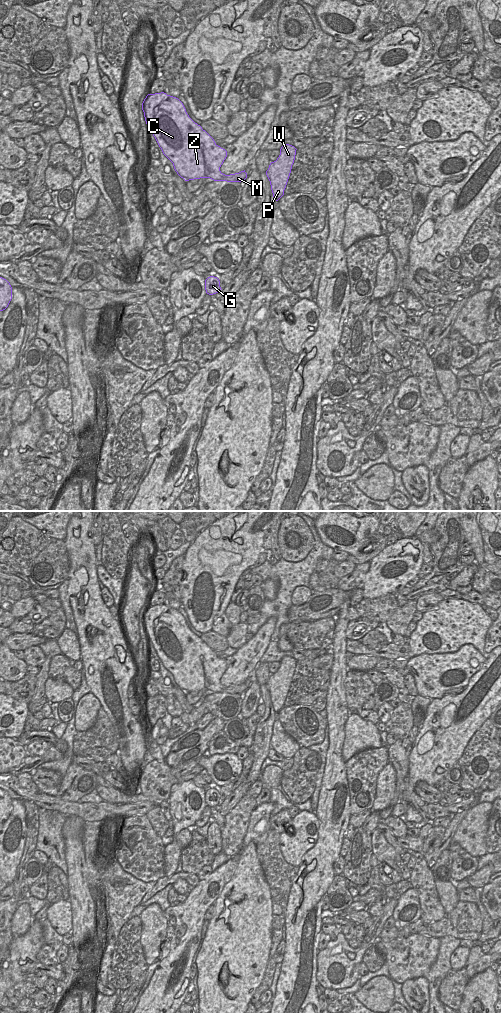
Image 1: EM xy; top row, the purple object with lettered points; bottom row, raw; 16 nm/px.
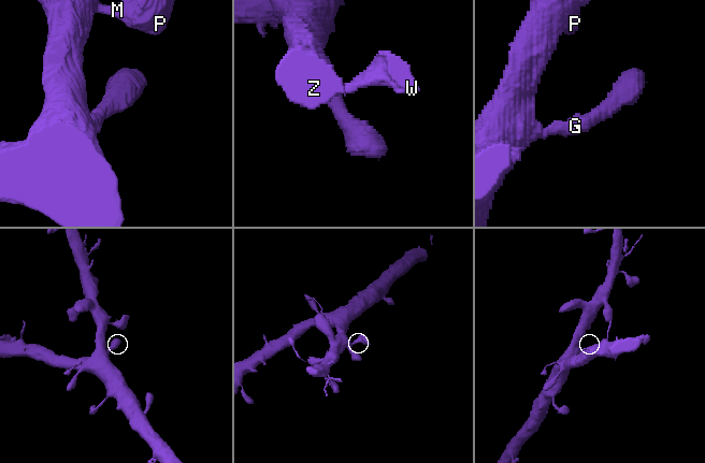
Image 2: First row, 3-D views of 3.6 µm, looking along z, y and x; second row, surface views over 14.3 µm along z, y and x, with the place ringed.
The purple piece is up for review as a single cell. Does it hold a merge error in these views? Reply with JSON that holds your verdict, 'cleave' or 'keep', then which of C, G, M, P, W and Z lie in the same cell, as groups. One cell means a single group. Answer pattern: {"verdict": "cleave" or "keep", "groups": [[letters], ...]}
{"verdict": "keep", "groups": [["C", "G", "M", "P", "W", "Z"]]}

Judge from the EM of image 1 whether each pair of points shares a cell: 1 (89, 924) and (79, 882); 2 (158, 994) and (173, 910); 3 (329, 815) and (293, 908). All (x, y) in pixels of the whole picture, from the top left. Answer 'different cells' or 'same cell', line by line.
1: same cell
2: same cell
3: same cell

